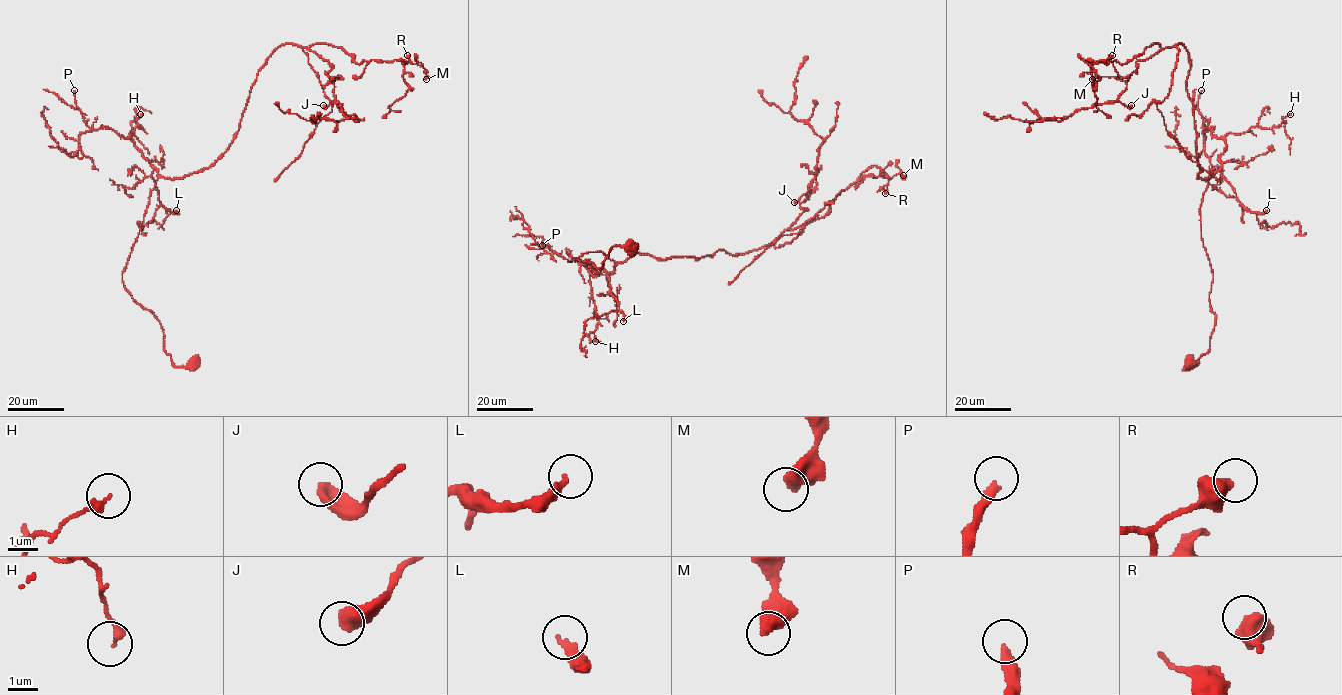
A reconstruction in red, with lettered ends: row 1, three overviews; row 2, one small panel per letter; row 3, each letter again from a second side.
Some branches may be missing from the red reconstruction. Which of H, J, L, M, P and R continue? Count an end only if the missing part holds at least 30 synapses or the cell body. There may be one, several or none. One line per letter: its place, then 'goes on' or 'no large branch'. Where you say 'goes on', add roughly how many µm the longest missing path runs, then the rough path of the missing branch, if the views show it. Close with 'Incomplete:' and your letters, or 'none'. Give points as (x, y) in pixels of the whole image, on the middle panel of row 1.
H: (595, 341) | no large branch
J: (794, 202) | no large branch
L: (623, 321) | no large branch
M: (903, 175) | no large branch
P: (542, 245) | goes on | 40 µm | (542, 245), (542, 236), (529, 219), (523, 218), (519, 194), (511, 194), (499, 200)
R: (885, 193) | no large branch
Incomplete: P

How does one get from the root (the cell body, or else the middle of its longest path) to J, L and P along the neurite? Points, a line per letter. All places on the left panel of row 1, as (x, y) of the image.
J: (194, 361), (174, 366), (122, 278), (155, 180), (226, 151), (283, 45), (329, 63), (323, 105)
L: (194, 361), (174, 366), (160, 322), (133, 299), (122, 278), (155, 187), (155, 168), (159, 201), (176, 210)
P: (194, 361), (174, 366), (160, 322), (133, 299), (122, 278), (158, 172), (130, 139), (86, 124), (74, 90)

